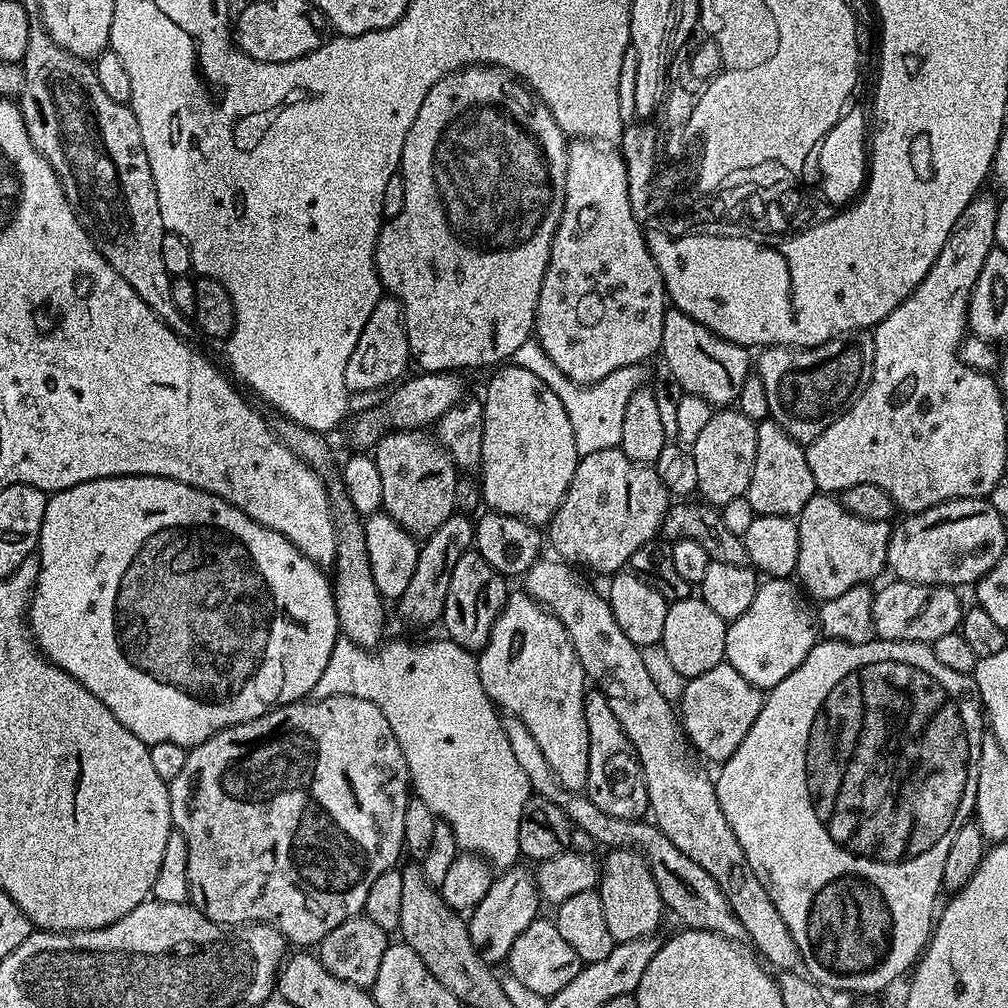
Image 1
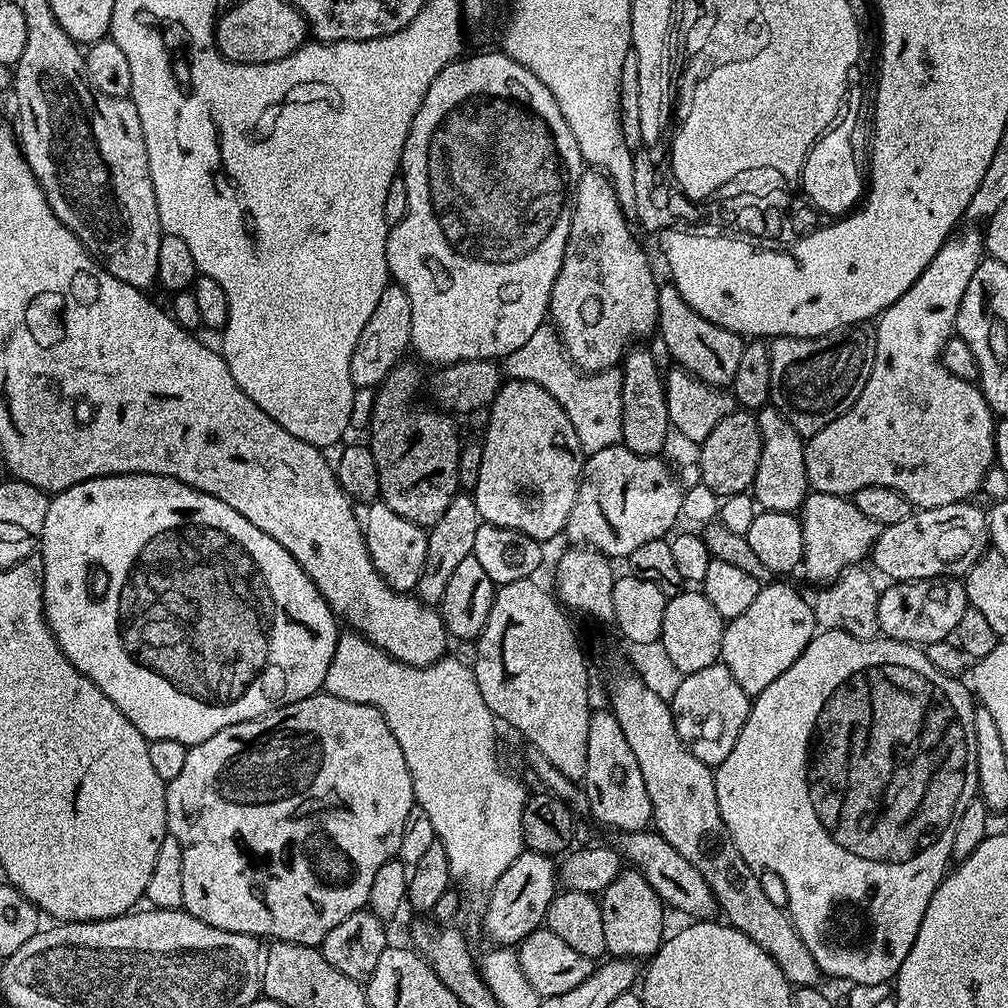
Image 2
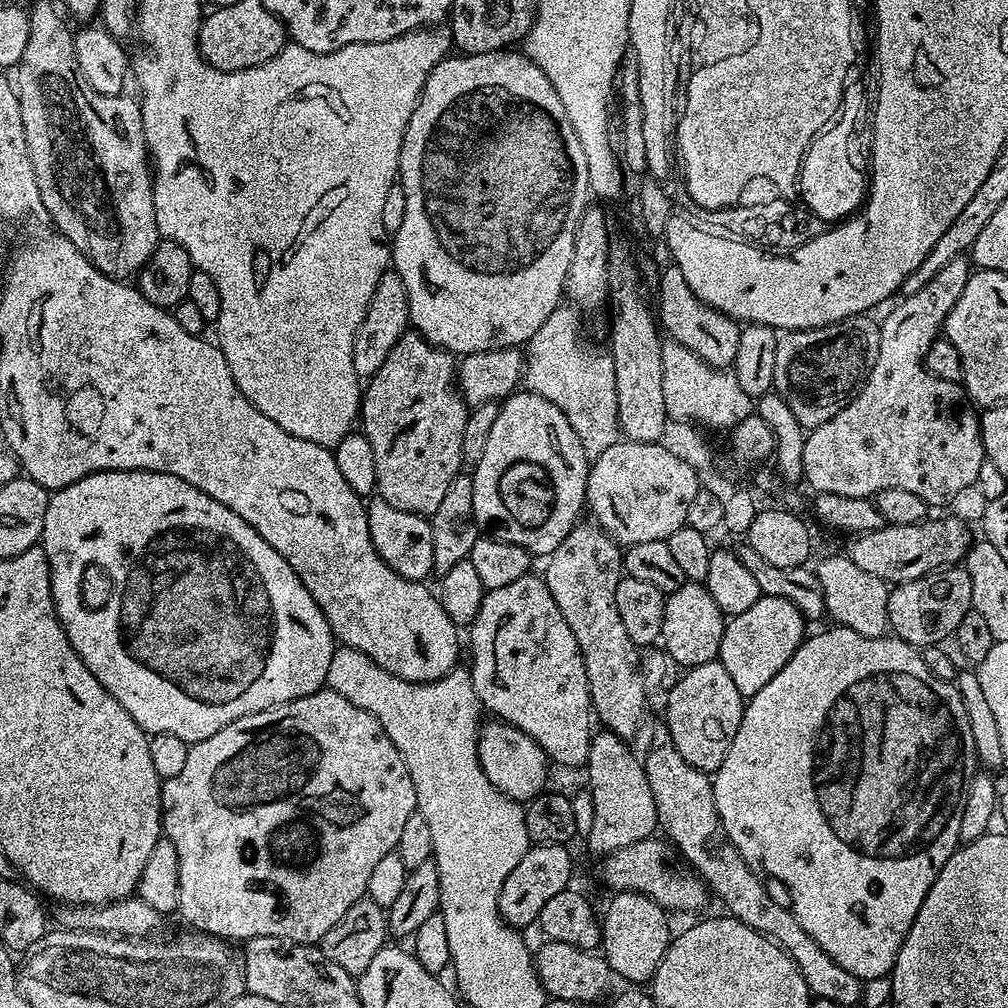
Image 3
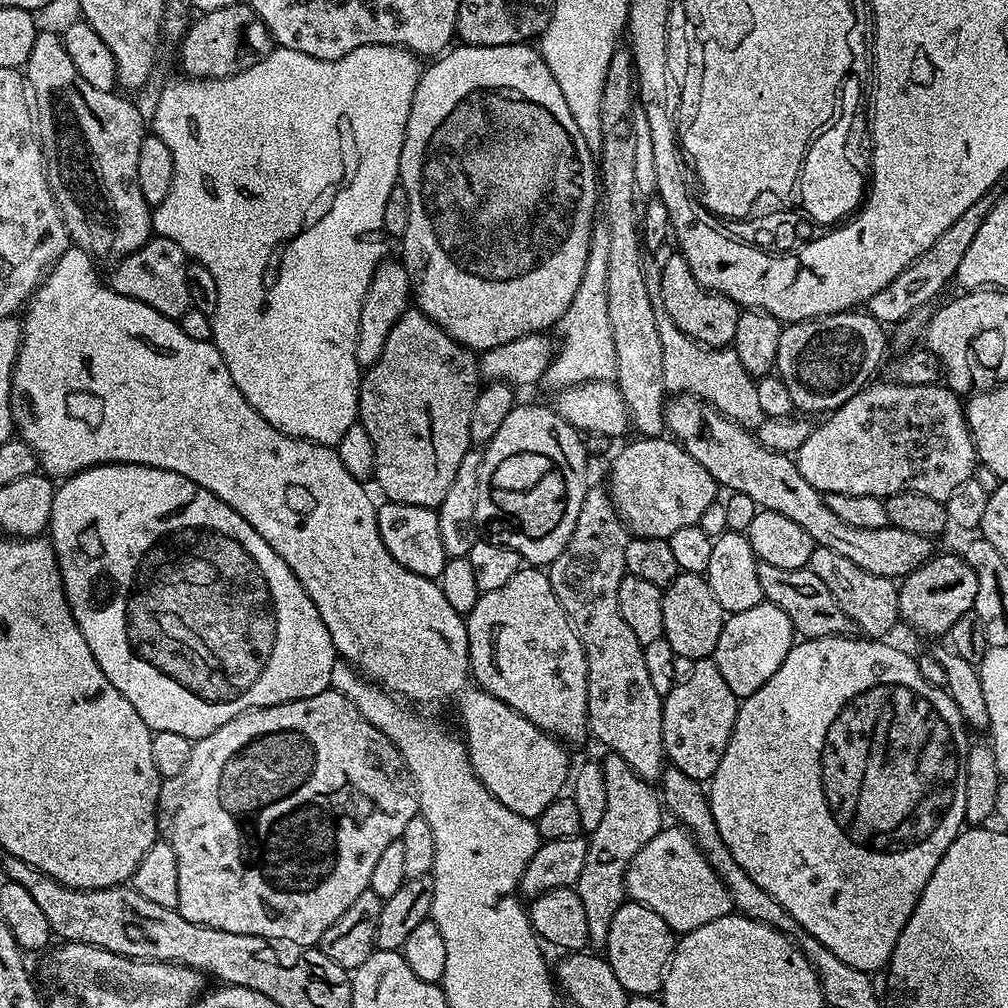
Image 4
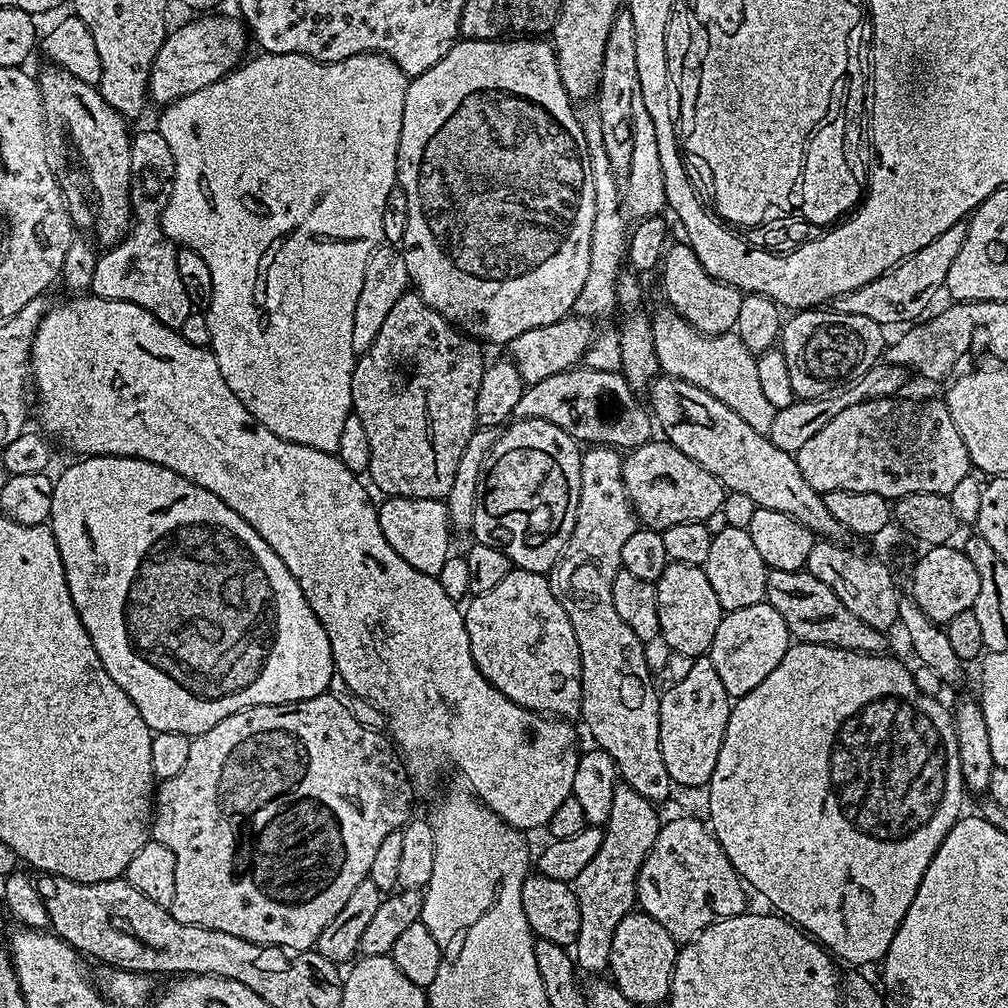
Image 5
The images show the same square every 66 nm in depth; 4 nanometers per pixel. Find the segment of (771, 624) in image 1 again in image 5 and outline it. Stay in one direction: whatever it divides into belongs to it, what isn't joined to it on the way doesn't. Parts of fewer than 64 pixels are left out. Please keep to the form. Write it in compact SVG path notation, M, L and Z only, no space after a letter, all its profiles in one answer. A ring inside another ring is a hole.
M766 600L754 606L746 606L741 610L725 613L720 620L714 642L708 655L714 663L718 678L722 679L726 692L734 699L740 699L754 690L774 670L788 652L792 637L780 616Z

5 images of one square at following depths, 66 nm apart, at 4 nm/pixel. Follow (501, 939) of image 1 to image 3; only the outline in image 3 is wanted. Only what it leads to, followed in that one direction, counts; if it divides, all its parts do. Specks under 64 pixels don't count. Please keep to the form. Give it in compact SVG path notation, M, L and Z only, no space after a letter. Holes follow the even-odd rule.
M538 844L529 847L528 853L510 870L510 878L502 882L500 891L500 917L517 930L524 930L527 924L535 925L542 914L542 906L554 894L565 891L572 880L572 856L562 844L546 846Z

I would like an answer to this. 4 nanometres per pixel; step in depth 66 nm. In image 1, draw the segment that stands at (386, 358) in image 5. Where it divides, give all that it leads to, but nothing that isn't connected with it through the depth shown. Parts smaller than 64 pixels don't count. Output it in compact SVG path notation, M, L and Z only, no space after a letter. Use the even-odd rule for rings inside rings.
M407 428L405 432L385 432L376 443L374 459L382 474L383 511L411 536L427 538L454 515L458 469L431 431Z

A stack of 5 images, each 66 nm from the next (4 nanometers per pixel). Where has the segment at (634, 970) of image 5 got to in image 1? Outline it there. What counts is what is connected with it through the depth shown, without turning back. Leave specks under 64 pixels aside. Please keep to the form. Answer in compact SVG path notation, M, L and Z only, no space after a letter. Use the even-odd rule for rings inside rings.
M613 848L607 853L598 881L598 891L602 902L602 914L606 914L606 926L610 929L613 941L621 944L631 940L642 940L653 935L652 932L660 924L660 915L665 915L666 909L658 894L658 886L654 882L654 874L650 874L650 866L635 848Z

